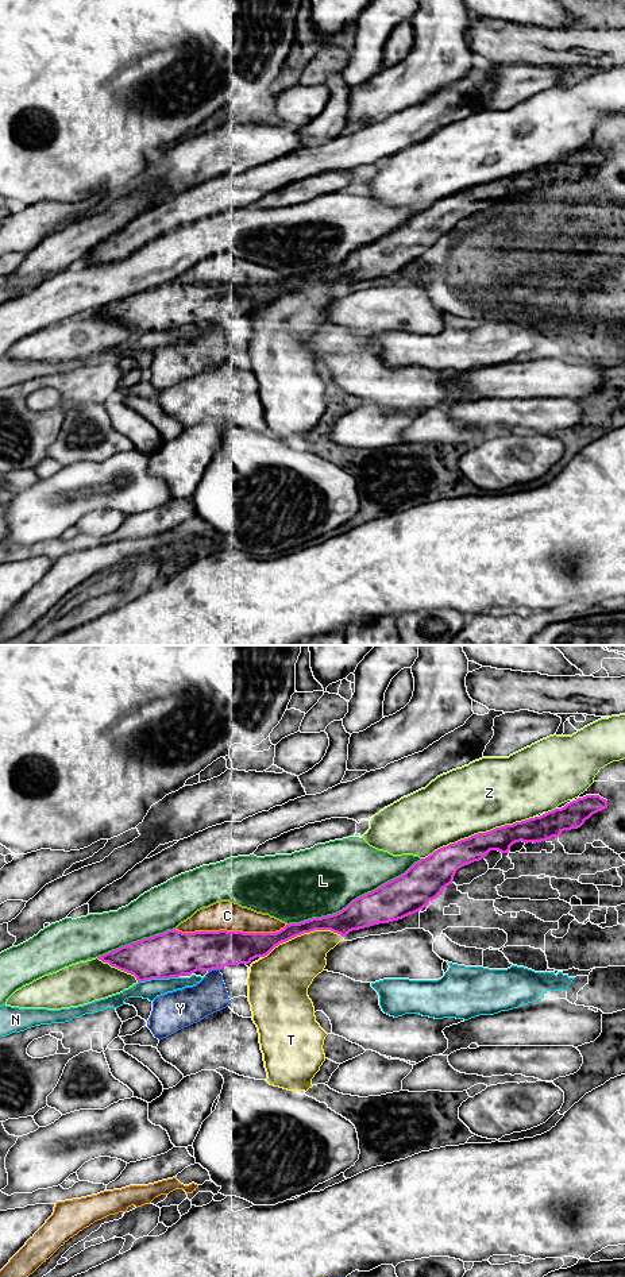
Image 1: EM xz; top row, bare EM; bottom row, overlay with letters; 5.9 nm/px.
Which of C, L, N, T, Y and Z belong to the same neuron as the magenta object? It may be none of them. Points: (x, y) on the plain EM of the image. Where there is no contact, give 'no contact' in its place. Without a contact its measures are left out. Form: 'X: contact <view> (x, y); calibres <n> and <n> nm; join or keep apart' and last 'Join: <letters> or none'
C: contact xz (230, 284); calibres 240 and 180 nm; keep apart
L: contact xz (355, 251); calibres 240 and 420 nm; keep apart
N: contact xz (158, 330); calibres 280 and 110 nm; keep apart
T: contact xz (301, 285); calibres 140 and 320 nm; keep apart
Y: contact xz (213, 320); calibres 280 and 200 nm; keep apart
Z: contact xz (478, 185); calibres 170 and 420 nm; keep apart
Join: none

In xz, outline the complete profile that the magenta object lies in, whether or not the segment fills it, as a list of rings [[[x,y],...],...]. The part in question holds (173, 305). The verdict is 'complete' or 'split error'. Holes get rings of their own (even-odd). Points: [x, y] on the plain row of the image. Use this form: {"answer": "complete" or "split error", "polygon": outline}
{"answer": "complete", "polygon": [[[586,147],[555,161],[540,169],[529,170],[513,177],[495,180],[486,185],[478,185],[435,202],[425,211],[414,215],[404,227],[382,236],[352,252],[342,263],[312,270],[300,275],[289,275],[275,285],[243,285],[243,283],[194,283],[182,285],[175,281],[167,282],[150,290],[132,294],[116,302],[108,304],[97,310],[120,323],[131,325],[139,333],[151,331],[170,331],[192,327],[197,323],[221,321],[227,317],[250,316],[256,309],[267,308],[275,298],[304,285],[315,282],[331,282],[346,289],[352,282],[389,275],[414,266],[436,251],[450,236],[456,223],[487,208],[490,202],[509,205],[516,194],[541,194],[552,189],[560,189],[564,182],[580,180],[593,166],[607,161],[607,153],[599,147]]]}

